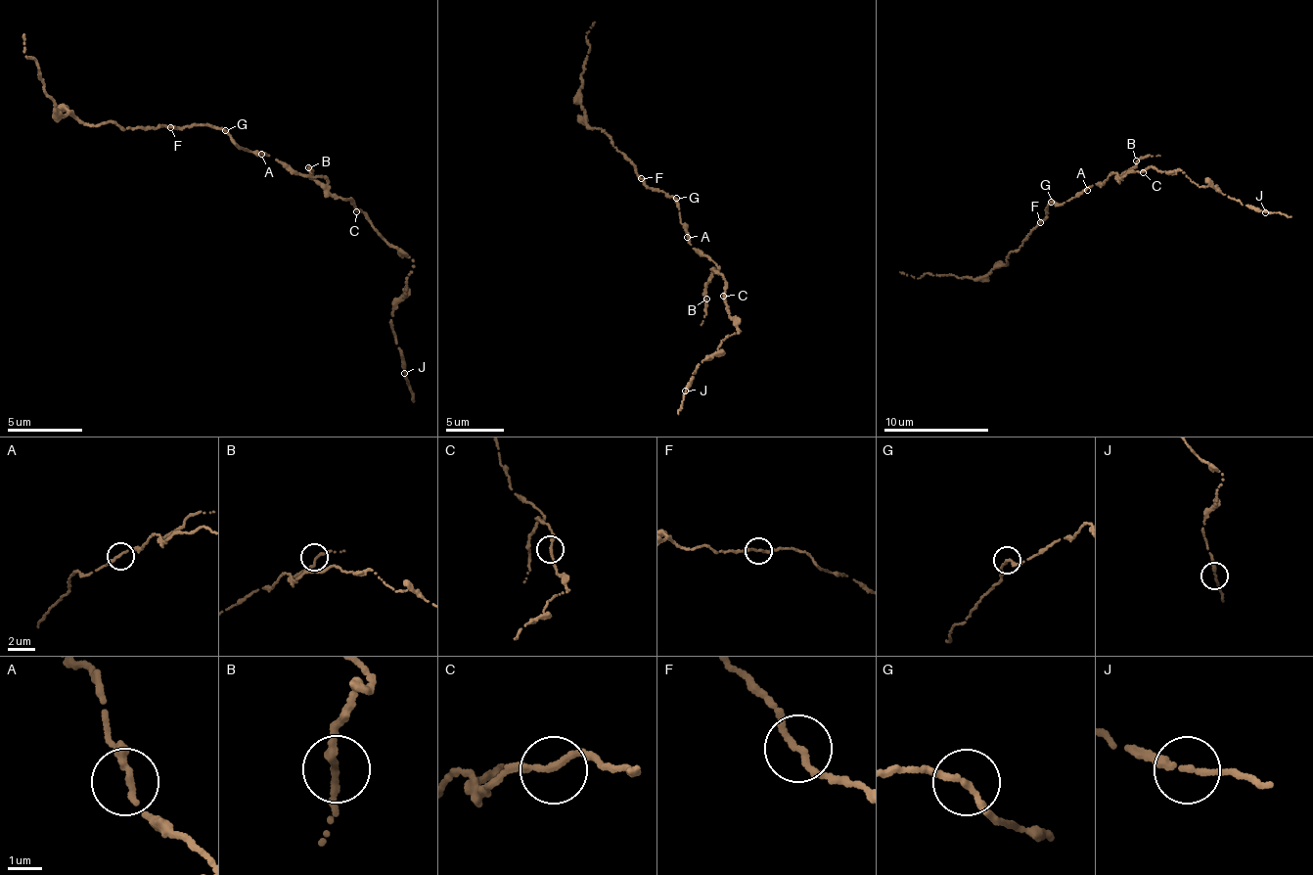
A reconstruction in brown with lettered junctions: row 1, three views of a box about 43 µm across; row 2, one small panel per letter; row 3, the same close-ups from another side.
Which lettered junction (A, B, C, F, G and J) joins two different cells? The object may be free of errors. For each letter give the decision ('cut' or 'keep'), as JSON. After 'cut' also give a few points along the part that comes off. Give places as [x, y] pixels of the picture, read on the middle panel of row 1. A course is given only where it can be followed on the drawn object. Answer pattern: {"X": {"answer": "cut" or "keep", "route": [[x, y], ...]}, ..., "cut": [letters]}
{"A": {"answer": "keep"}, "B": {"answer": "keep"}, "C": {"answer": "keep"}, "F": {"answer": "keep"}, "G": {"answer": "keep"}, "J": {"answer": "keep"}, "cut": []}

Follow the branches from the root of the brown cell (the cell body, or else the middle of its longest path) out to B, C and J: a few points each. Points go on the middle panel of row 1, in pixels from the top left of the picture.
B: (689, 236), (692, 249), (717, 264), (706, 286), (706, 299)
C: (689, 236), (692, 249), (717, 264), (716, 271), (725, 282), (723, 296)
J: (689, 236), (692, 249), (717, 264), (727, 312), (741, 331), (702, 359), (685, 391)

